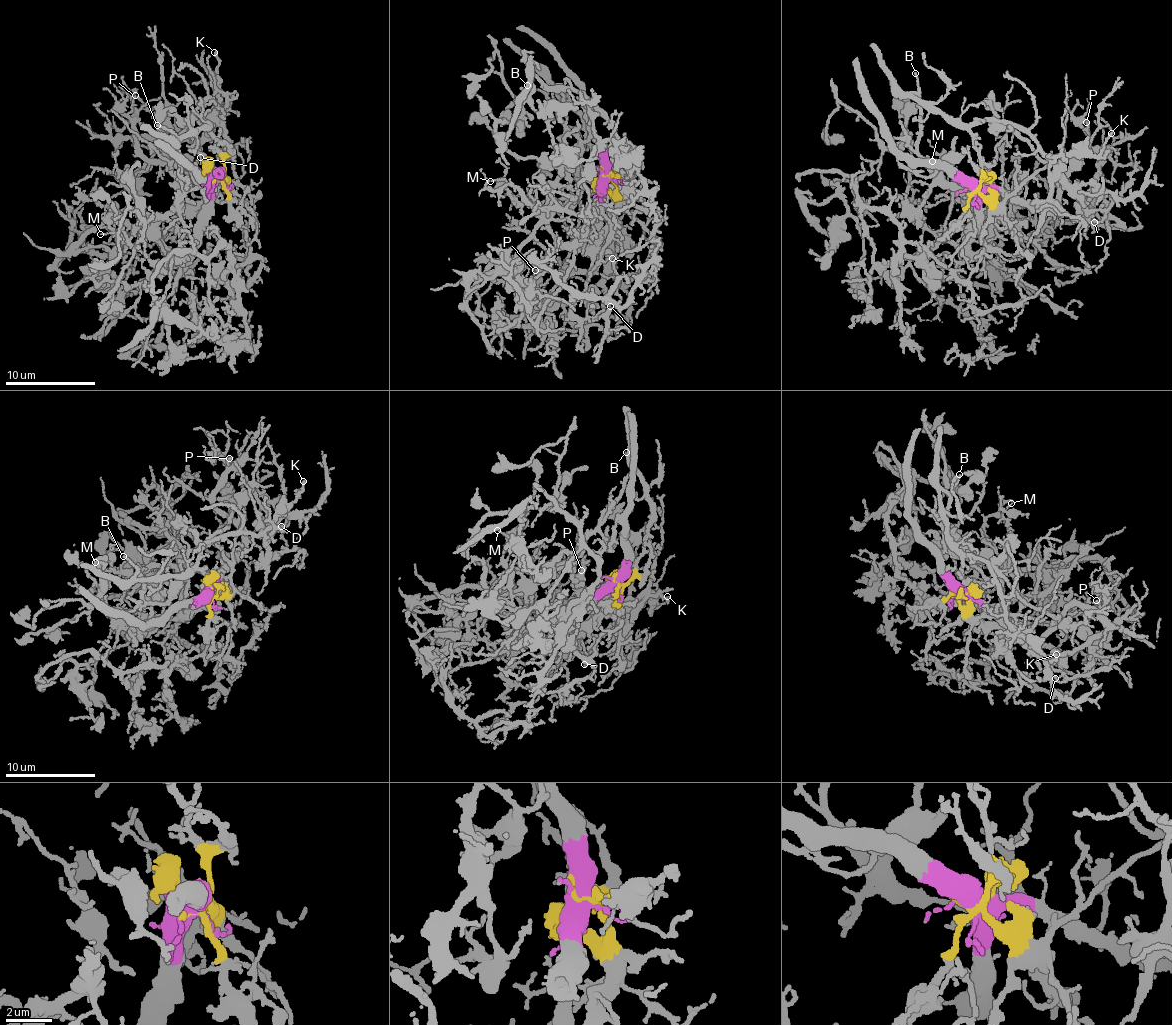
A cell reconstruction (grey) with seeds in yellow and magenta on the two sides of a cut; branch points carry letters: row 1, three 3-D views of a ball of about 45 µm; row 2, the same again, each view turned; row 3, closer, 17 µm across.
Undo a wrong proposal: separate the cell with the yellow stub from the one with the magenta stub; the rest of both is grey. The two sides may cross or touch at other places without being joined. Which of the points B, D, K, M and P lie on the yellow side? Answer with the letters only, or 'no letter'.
B, D, K

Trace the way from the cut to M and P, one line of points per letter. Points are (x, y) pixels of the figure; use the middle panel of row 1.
M: (608, 178), (606, 201), (596, 216), (575, 241), (562, 244), (539, 211), (514, 198), (503, 180), (490, 181)
P: (608, 178), (602, 204), (597, 260), (588, 270), (541, 273), (539, 283), (532, 285), (535, 269)

